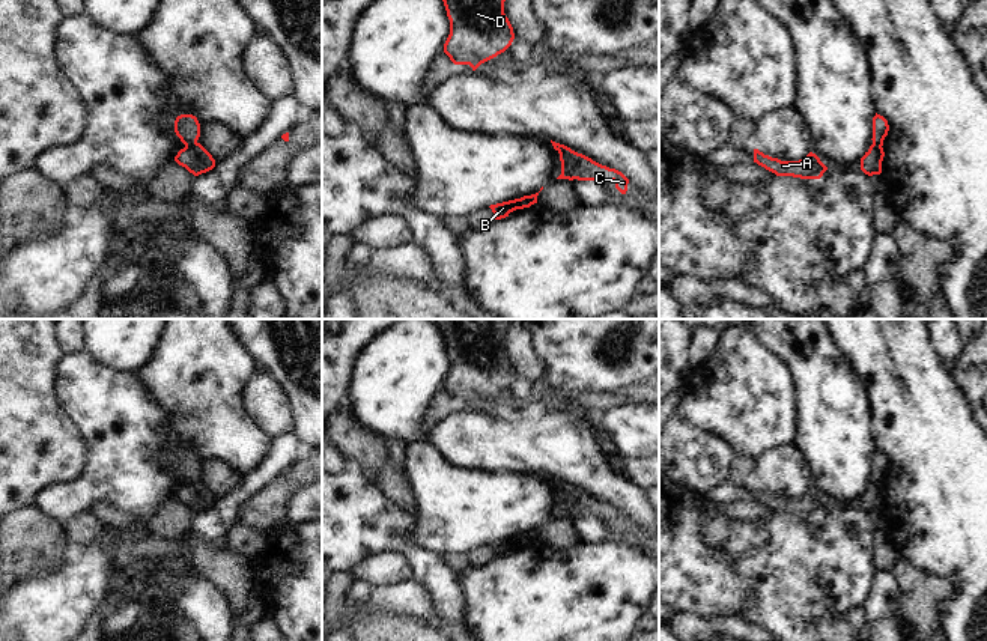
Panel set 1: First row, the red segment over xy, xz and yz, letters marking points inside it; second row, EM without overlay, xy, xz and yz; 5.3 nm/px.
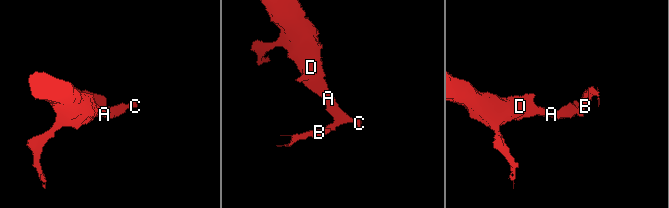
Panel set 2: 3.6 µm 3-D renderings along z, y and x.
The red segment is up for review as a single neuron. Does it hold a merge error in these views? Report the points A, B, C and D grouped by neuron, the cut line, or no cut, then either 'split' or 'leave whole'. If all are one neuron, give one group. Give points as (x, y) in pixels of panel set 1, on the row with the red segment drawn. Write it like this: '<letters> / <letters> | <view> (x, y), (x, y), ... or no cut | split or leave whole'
A C D / B | xy (196, 142), (185, 146) | split

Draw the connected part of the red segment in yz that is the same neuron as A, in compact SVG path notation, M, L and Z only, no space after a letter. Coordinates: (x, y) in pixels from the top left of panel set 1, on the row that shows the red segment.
M754 149L754 163L776 176L793 176L800 179L820 179L828 170L828 167L812 152L799 161L781 161Z

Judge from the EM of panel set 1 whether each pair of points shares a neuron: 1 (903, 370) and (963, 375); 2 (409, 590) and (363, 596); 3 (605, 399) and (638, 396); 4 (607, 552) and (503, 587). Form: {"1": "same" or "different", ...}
{"1": "different", "2": "same", "3": "same", "4": "same"}

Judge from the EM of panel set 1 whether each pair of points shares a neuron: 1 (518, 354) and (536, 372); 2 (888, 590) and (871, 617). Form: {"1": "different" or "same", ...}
{"1": "same", "2": "same"}

